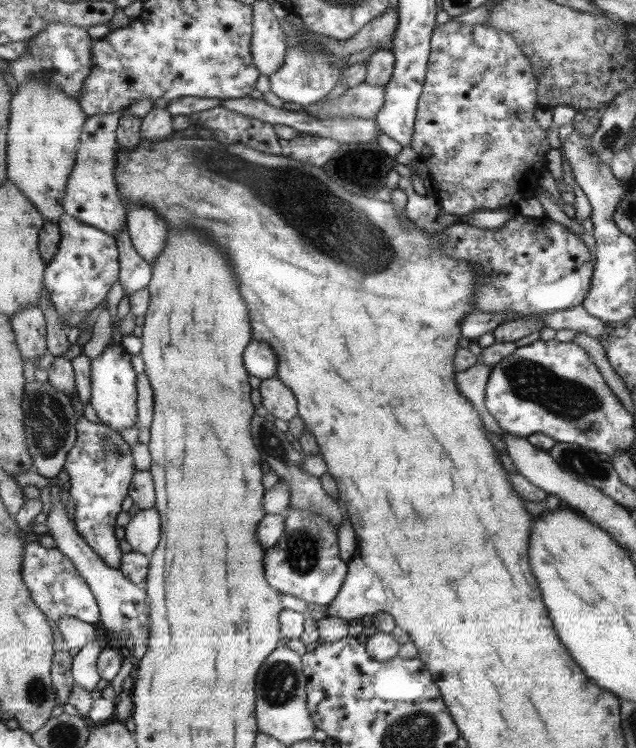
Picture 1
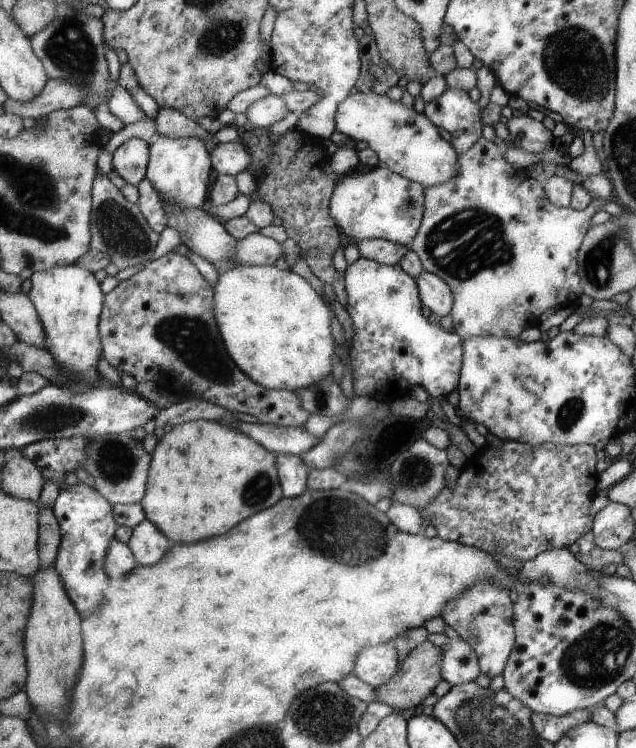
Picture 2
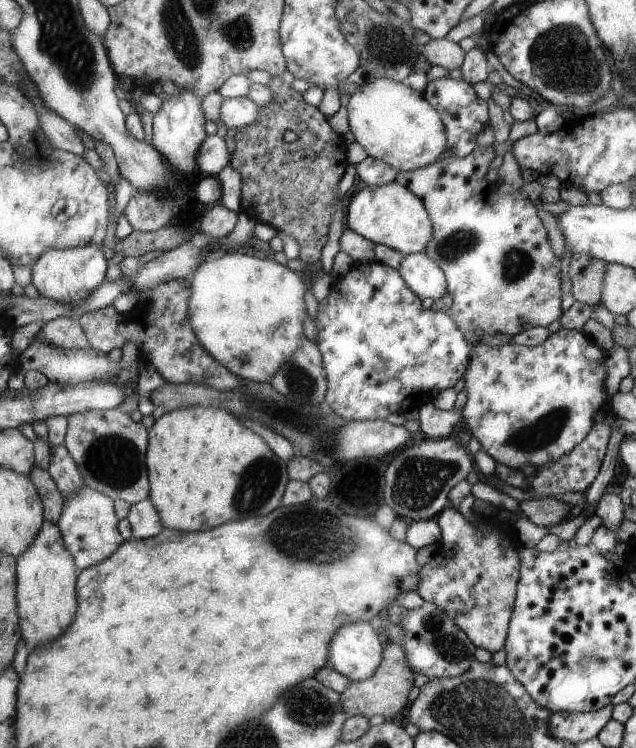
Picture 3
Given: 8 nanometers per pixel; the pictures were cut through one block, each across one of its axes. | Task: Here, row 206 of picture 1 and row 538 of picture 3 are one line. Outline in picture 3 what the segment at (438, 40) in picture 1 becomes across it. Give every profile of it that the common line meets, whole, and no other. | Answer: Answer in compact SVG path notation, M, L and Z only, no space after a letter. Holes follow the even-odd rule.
M451 504L436 516L441 528L441 539L432 560L421 568L420 585L416 592L425 600L442 607L461 627L474 646L489 650L493 654L505 647L508 640L509 622L512 620L513 609L517 598L517 586L521 578L522 548L511 536L507 526L501 524L498 529L480 530L476 522L469 517L463 508L455 508Z

